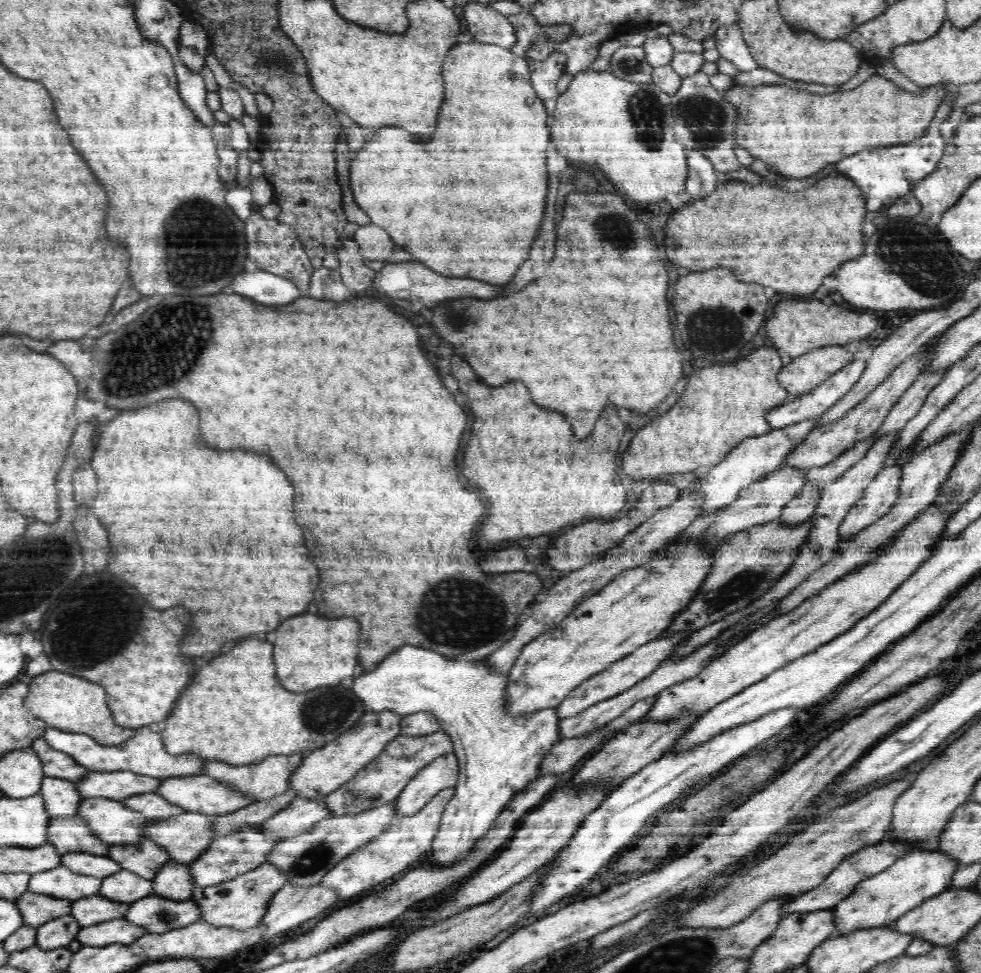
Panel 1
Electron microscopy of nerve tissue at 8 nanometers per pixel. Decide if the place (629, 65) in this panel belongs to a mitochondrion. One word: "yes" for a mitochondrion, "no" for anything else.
yes

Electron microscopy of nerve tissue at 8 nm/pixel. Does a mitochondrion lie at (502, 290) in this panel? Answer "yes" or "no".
no

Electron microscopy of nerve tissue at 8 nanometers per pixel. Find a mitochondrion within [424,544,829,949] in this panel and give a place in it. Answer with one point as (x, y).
(743, 585)

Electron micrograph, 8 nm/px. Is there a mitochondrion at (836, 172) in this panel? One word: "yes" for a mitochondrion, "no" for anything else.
no

